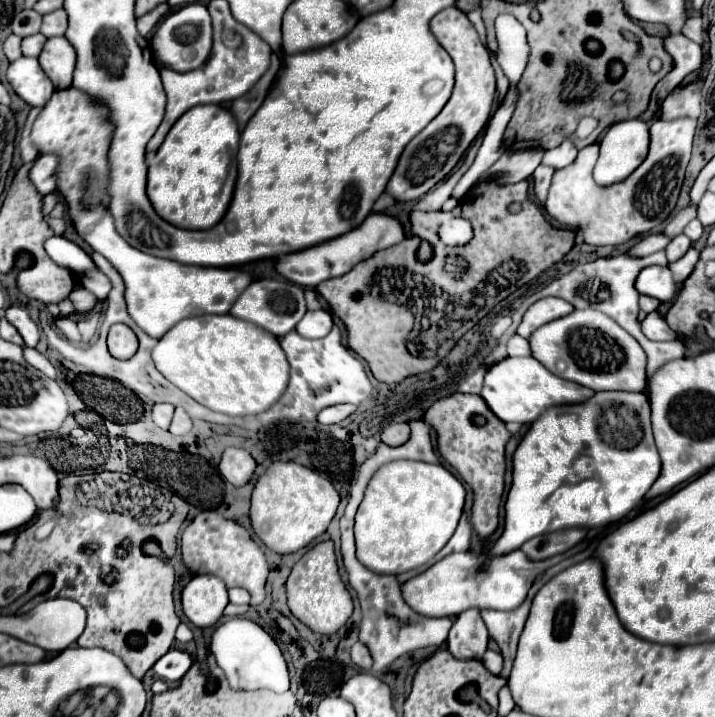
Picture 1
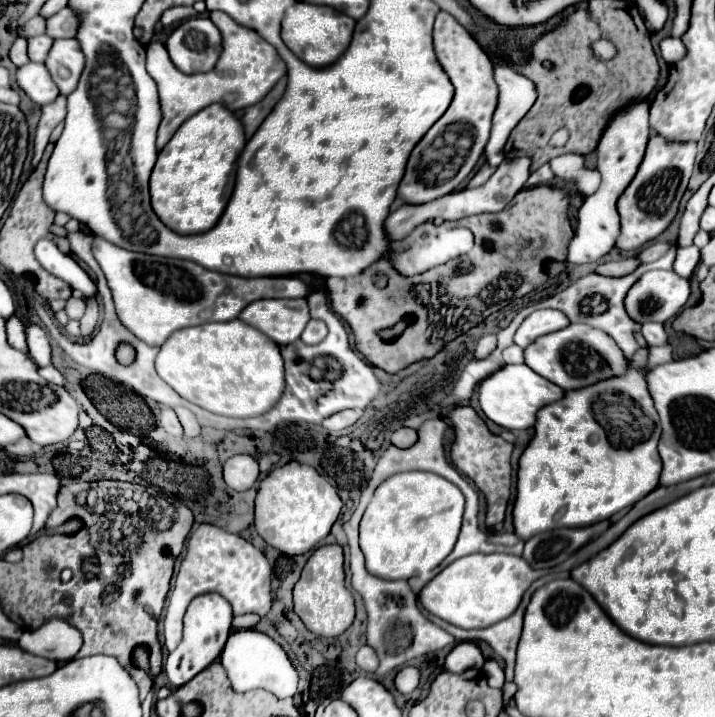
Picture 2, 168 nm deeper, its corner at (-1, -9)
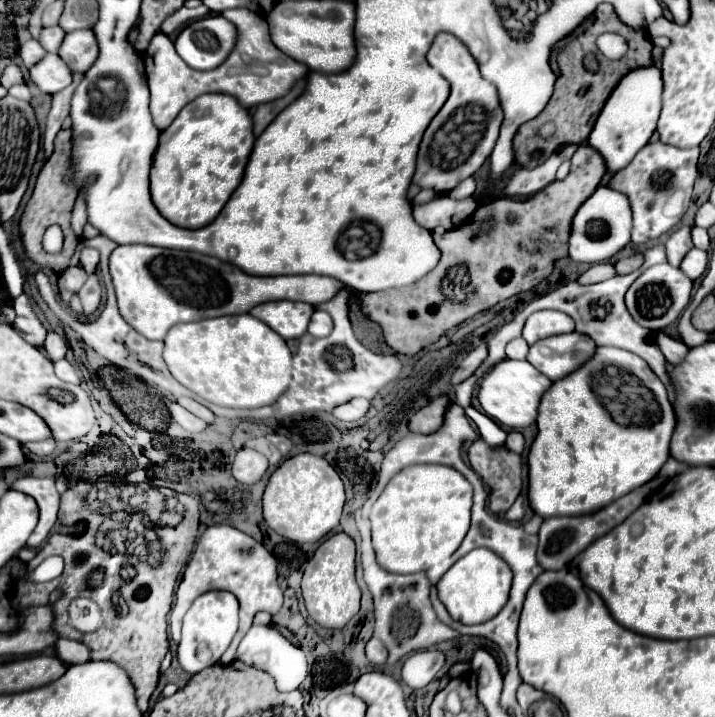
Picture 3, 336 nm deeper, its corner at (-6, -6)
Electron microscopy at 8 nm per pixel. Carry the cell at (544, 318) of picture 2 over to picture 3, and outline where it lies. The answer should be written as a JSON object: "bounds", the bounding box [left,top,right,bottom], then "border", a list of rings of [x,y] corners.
{"bounds":[523,311,575,345],"border":[[[537,311],[533,313],[525,327],[523,327],[523,339],[533,345],[539,339],[551,337],[551,335],[561,335],[567,331],[573,331],[575,323],[569,315],[563,315],[559,311]]]}

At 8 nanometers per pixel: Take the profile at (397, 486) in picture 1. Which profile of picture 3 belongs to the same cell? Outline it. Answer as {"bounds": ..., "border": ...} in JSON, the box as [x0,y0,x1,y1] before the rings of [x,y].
{"bounds":[369,465,471,573],"border":[[[411,465],[399,471],[369,515],[377,563],[391,573],[415,573],[451,557],[469,529],[471,497],[471,483],[451,467]]]}

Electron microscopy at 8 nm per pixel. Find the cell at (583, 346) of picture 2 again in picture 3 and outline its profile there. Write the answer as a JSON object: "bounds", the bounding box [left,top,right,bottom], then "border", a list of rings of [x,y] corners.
{"bounds":[527,331,597,381],"border":[[[579,331],[553,335],[531,345],[527,361],[553,381],[583,367],[597,351],[597,343]]]}

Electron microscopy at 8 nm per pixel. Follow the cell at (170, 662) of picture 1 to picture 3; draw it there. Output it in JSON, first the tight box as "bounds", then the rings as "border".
{"bounds":[177,591,239,675],"border":[[[209,591],[195,599],[191,609],[183,619],[183,637],[177,649],[177,661],[181,669],[189,675],[195,675],[215,663],[219,663],[225,649],[231,645],[233,635],[239,624],[239,603],[229,591]]]}

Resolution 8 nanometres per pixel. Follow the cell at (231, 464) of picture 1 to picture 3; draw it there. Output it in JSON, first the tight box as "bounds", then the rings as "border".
{"bounds":[231,447,267,485],"border":[[[245,447],[241,451],[237,451],[231,473],[239,483],[253,485],[263,477],[265,471],[267,471],[265,455],[261,455],[255,449],[245,449]]]}

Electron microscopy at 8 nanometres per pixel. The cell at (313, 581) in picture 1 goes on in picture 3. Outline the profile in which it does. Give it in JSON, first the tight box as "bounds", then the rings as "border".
{"bounds":[301,533,361,629],"border":[[[335,533],[325,539],[303,573],[301,591],[309,617],[327,629],[343,629],[359,611],[361,591],[355,581],[355,543],[345,533]]]}

